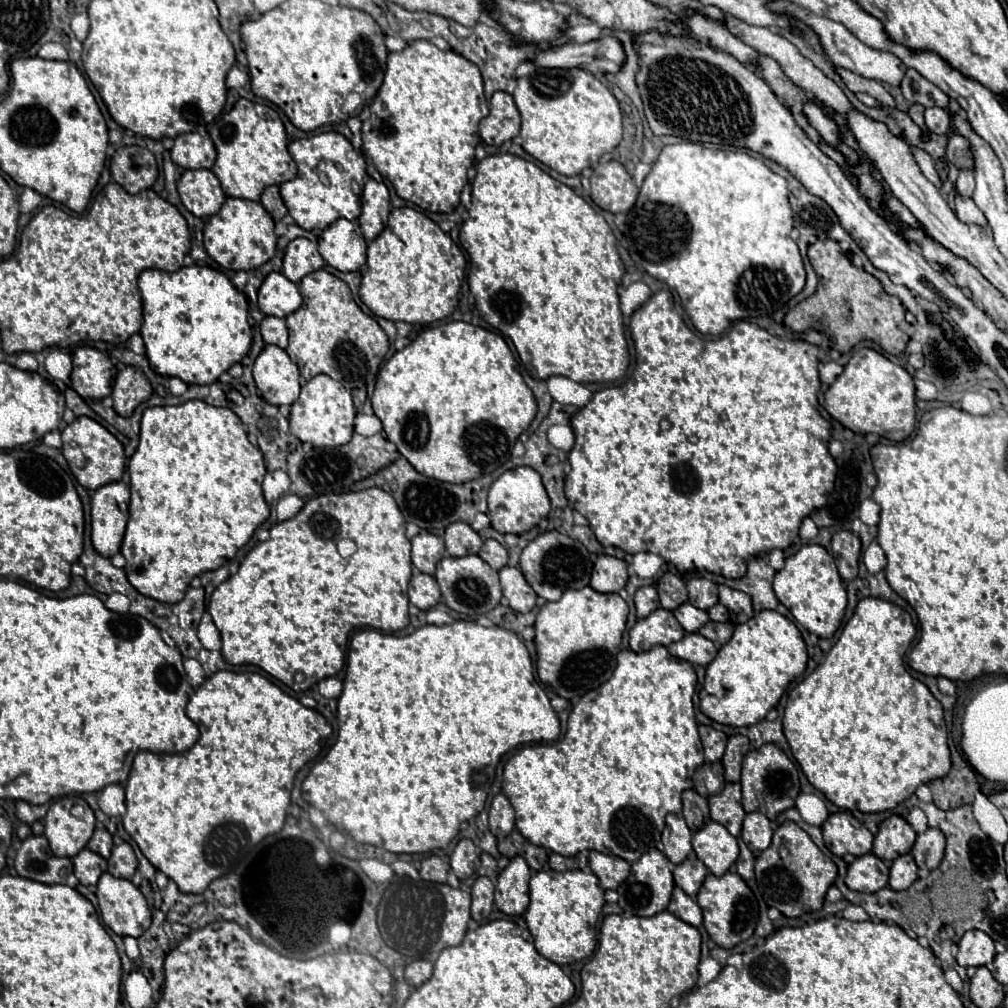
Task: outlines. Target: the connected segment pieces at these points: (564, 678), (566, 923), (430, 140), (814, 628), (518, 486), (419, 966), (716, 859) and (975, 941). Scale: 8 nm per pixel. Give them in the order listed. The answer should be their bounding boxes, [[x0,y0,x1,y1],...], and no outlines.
[[535,587,629,701],[523,871,605,965],[361,41,489,213],[773,545,847,639],[489,467,549,533],[405,959,433,987],[693,821,739,877],[957,931,995,967]]

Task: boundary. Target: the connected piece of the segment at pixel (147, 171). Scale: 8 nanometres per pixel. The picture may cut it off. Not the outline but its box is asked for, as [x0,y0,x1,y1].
[111,145,157,195]

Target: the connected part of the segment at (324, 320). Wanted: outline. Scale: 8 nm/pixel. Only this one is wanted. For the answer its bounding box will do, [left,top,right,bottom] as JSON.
[285,269,389,391]

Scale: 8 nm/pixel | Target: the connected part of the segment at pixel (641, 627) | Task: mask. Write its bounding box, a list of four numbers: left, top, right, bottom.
[629,609,685,653]

